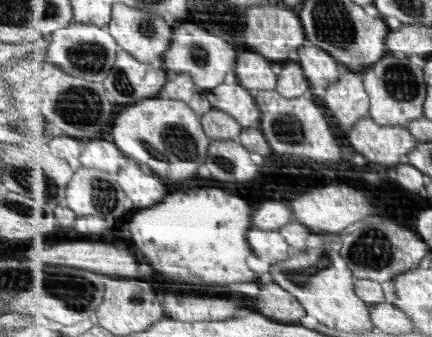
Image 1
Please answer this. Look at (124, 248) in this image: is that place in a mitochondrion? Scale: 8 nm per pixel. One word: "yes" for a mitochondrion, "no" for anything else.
no

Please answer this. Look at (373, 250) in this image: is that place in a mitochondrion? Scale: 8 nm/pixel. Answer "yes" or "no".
yes

